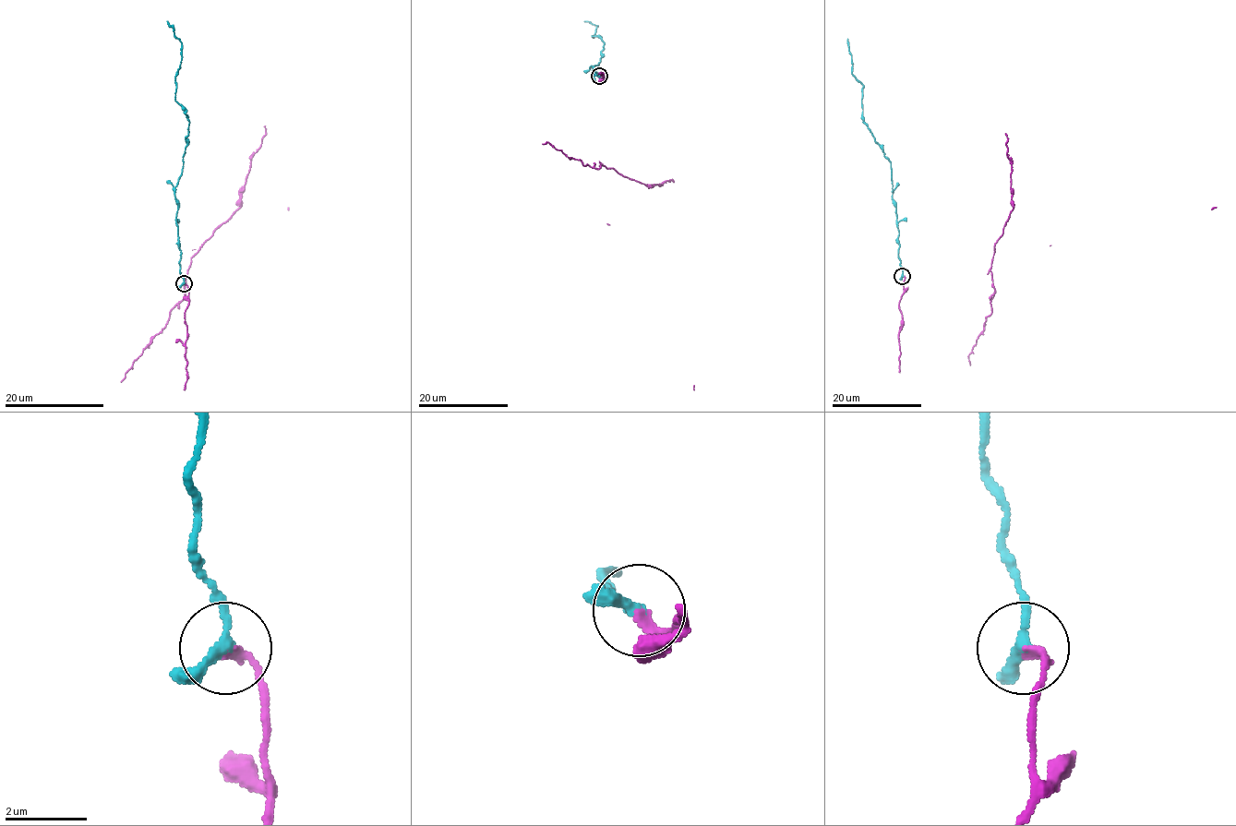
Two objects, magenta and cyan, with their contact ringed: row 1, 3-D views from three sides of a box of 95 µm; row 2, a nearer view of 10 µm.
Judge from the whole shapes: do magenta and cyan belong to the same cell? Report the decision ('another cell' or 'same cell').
same cell

